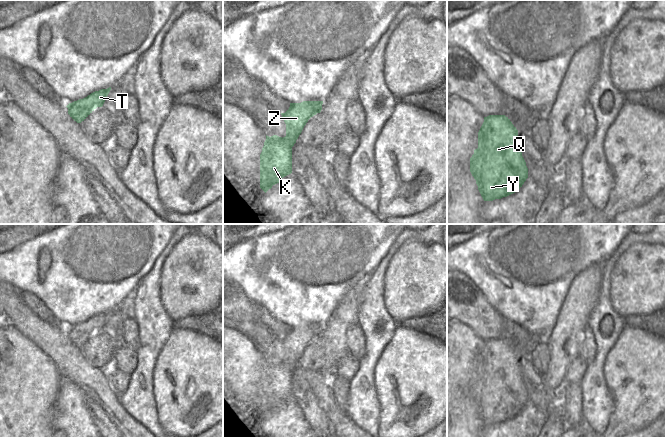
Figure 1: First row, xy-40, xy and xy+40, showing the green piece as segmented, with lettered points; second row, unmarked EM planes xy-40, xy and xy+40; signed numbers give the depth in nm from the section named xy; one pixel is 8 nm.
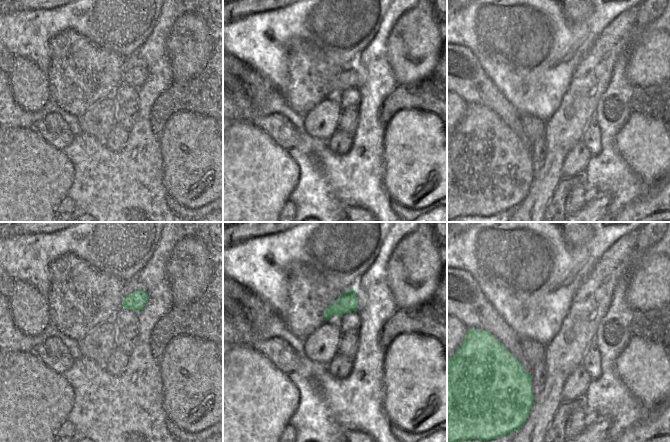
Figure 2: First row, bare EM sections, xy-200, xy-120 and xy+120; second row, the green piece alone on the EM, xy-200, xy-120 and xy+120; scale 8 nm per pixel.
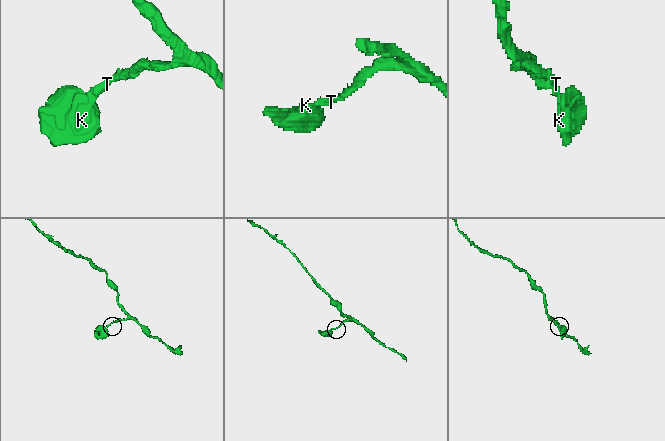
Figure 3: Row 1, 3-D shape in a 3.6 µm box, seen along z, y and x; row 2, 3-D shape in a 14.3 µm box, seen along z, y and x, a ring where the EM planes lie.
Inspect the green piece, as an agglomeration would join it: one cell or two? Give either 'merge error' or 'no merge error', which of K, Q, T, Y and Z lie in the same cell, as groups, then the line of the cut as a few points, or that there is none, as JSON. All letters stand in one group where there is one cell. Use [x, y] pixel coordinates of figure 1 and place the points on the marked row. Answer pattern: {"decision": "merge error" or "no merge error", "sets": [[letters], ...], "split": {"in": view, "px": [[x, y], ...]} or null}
{"decision": "no merge error", "sets": [["K", "Q", "T", "Y", "Z"]], "split": null}

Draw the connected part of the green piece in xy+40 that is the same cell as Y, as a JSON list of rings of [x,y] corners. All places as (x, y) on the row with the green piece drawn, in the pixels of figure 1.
[[[505,115],[484,117],[470,172],[484,201],[515,193],[528,178],[518,130]]]

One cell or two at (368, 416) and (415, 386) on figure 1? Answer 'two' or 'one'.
two

